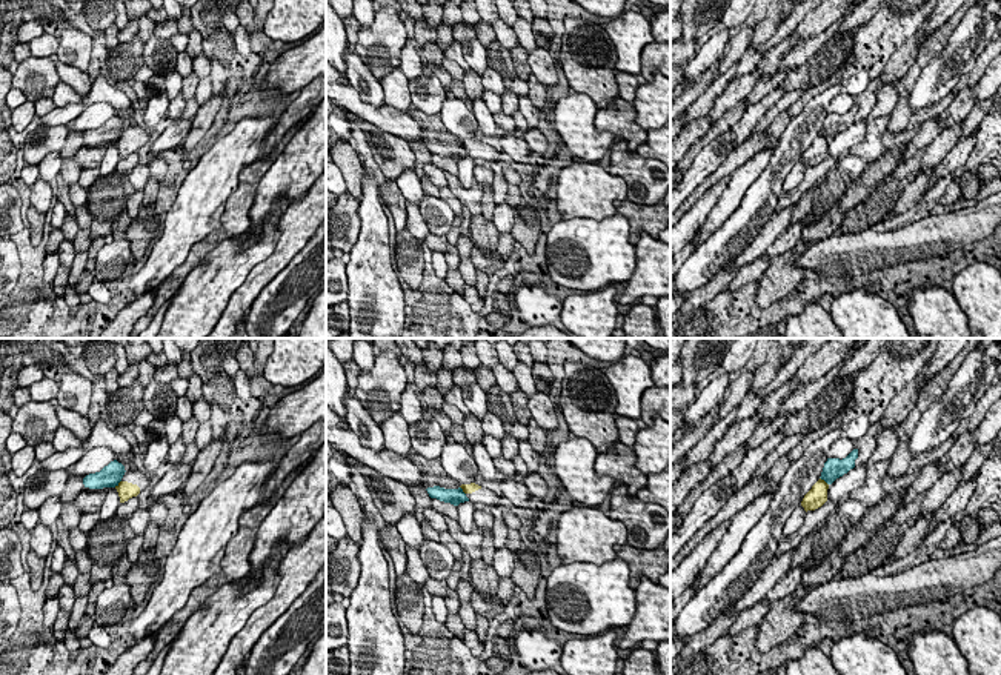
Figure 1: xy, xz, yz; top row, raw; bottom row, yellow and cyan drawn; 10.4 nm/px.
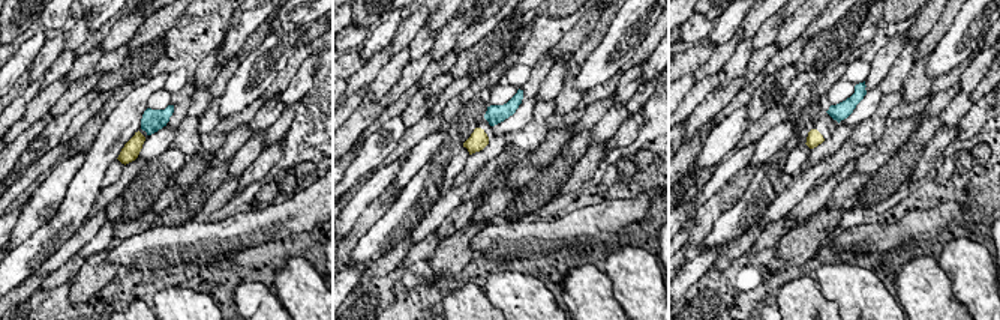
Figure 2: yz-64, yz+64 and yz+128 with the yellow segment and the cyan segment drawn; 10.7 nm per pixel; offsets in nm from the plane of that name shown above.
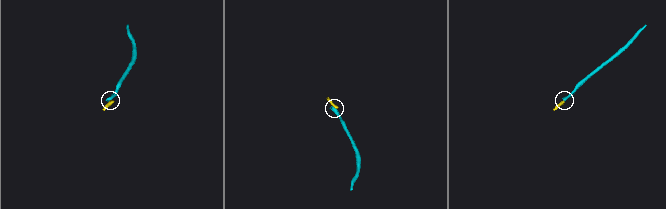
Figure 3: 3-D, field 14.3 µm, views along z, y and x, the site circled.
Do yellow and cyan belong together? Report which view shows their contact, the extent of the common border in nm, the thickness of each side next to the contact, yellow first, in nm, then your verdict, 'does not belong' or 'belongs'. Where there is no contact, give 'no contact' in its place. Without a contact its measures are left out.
yz | 130 nm | 200/220 nm | does not belong

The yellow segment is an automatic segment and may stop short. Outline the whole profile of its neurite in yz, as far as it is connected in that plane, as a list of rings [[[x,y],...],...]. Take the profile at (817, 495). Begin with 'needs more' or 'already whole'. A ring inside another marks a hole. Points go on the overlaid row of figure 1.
already whole; [[[820,478],[801,501],[804,510],[807,512],[821,507],[827,501],[827,489],[829,484]]]

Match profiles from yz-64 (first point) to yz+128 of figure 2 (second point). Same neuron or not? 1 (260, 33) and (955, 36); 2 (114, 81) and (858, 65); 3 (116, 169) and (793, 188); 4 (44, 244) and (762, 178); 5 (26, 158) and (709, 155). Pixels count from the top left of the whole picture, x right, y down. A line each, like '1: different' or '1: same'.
1: different
2: different
3: different
4: same
5: same

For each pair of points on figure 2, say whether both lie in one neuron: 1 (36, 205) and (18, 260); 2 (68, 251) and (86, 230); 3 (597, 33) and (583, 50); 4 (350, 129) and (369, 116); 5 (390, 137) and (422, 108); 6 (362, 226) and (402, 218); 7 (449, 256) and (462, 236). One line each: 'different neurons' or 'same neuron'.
1: different neurons
2: same neuron
3: same neuron
4: same neuron
5: different neurons
6: different neurons
7: same neuron

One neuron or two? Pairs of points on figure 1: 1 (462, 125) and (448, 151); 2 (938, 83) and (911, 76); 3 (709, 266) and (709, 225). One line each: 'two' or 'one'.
1: two
2: two
3: two

